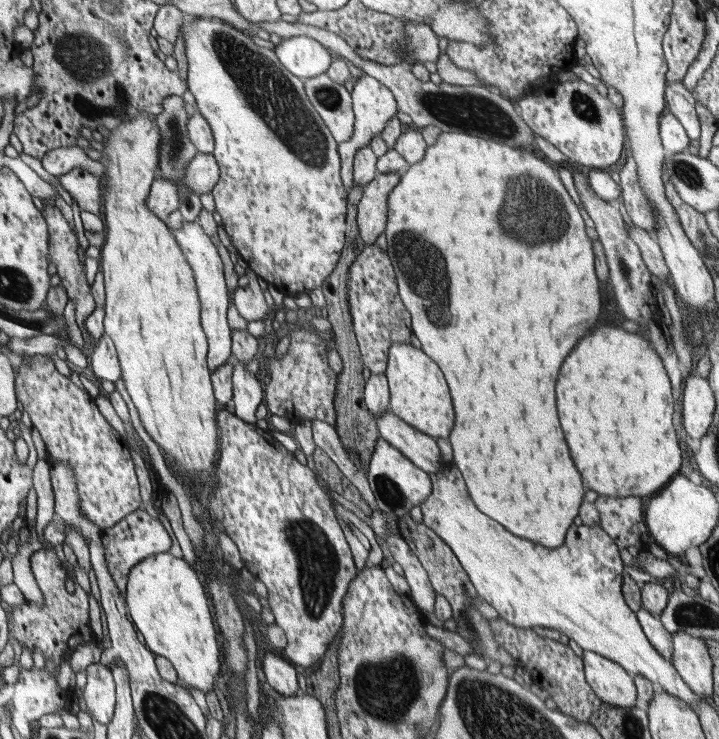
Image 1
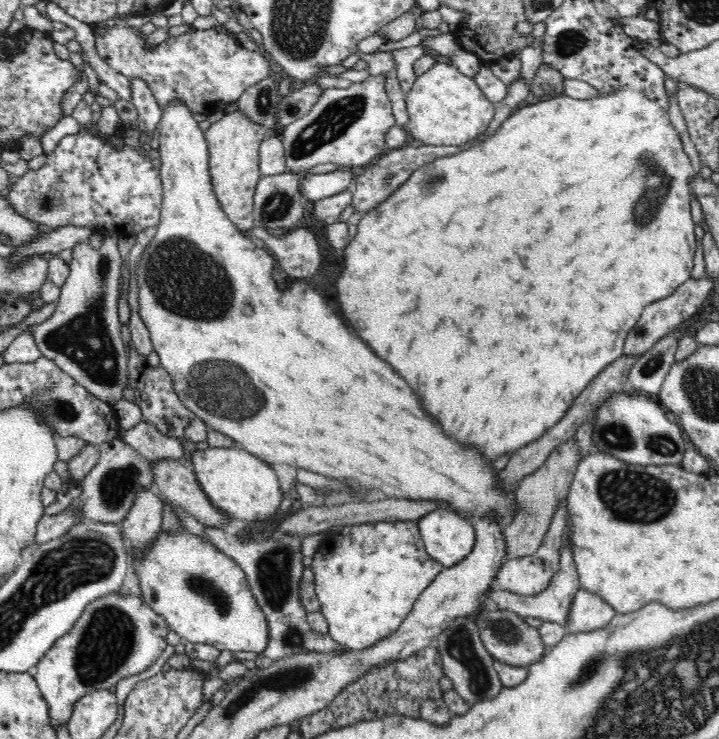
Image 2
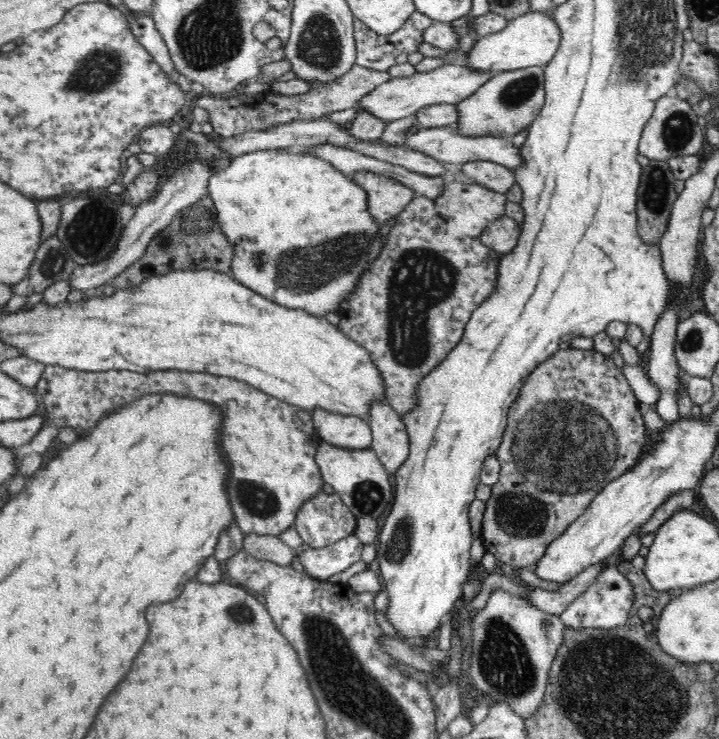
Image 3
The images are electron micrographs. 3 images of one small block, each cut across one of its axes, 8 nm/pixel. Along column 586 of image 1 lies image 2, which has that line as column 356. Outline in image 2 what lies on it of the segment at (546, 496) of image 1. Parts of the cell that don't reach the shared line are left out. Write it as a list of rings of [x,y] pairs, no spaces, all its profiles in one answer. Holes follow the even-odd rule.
[[[618,88],[590,100],[562,94],[517,109],[492,135],[476,140],[470,148],[453,156],[439,157],[430,165],[422,166],[394,194],[362,216],[358,234],[348,242],[346,254],[342,254],[346,256],[346,268],[336,282],[342,314],[350,328],[412,384],[428,414],[436,416],[452,438],[480,449],[490,462],[502,454],[512,454],[552,428],[596,375],[623,355],[627,334],[644,307],[668,298],[690,278],[696,254],[688,184],[692,172],[690,156],[684,152],[680,134],[672,126],[668,111],[649,100],[642,91]]]

